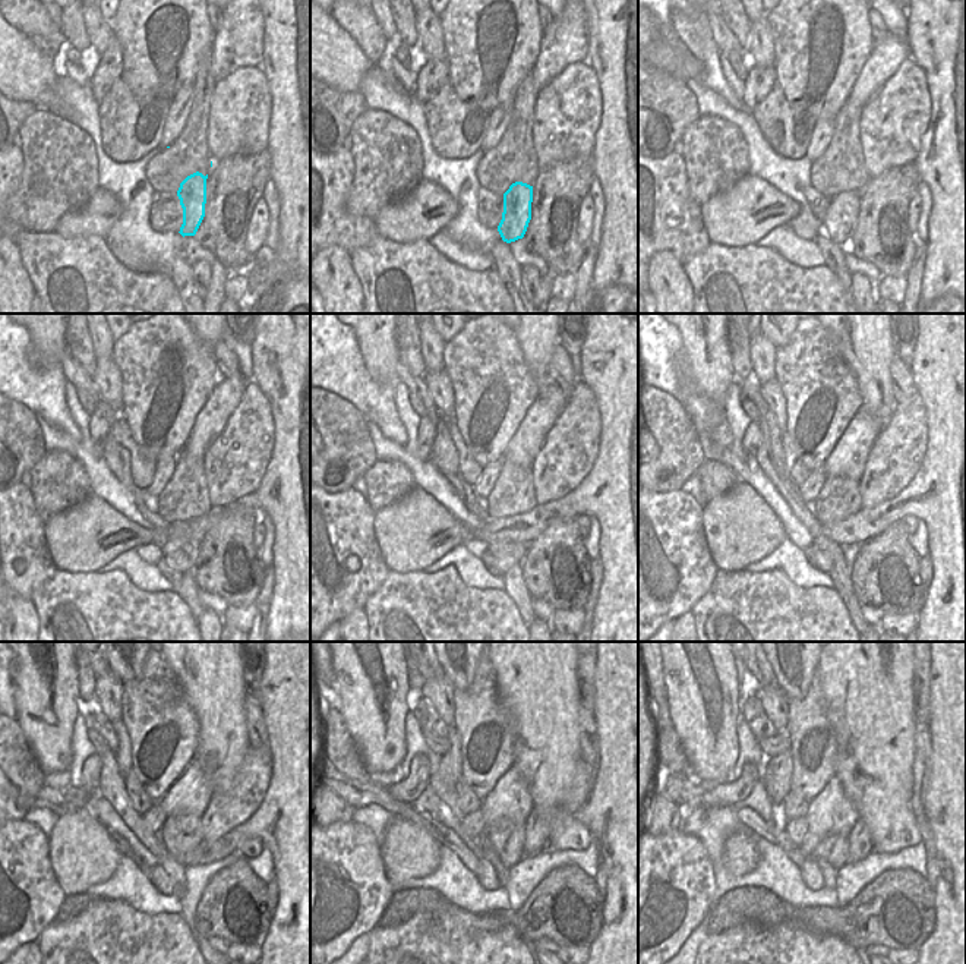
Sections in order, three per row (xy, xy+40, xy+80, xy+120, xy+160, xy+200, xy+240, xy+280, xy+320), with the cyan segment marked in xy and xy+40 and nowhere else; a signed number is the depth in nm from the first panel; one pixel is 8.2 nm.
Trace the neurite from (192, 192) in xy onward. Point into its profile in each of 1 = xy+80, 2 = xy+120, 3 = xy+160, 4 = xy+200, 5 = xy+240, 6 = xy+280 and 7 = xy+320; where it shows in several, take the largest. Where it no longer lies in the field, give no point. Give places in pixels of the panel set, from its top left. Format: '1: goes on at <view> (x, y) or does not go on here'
1: goes on at xy+80 (839, 221)
2: goes on at xy+120 (180, 553)
3: goes on at xy+160 (507, 554)
4: goes on at xy+200 (815, 557)
5: goes on at xy+240 (160, 878)
6: goes on at xy+280 (485, 873)
7: goes on at xy+320 (813, 878)

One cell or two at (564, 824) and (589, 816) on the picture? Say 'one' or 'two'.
two

